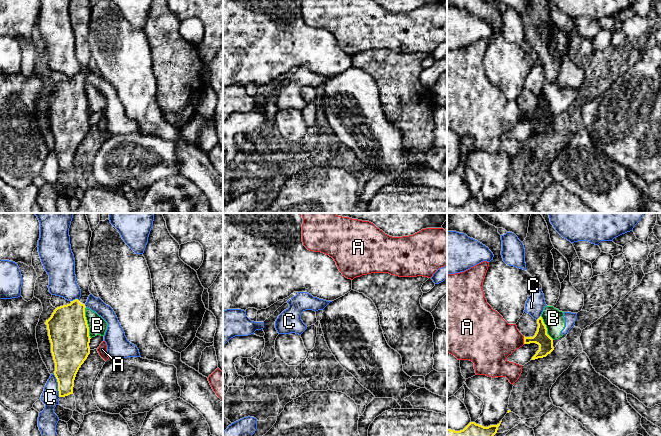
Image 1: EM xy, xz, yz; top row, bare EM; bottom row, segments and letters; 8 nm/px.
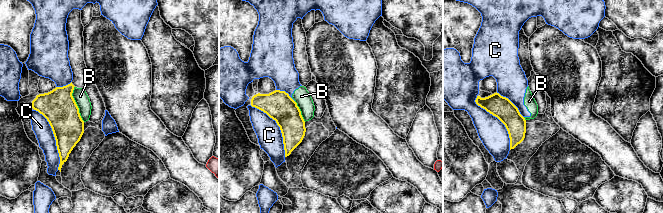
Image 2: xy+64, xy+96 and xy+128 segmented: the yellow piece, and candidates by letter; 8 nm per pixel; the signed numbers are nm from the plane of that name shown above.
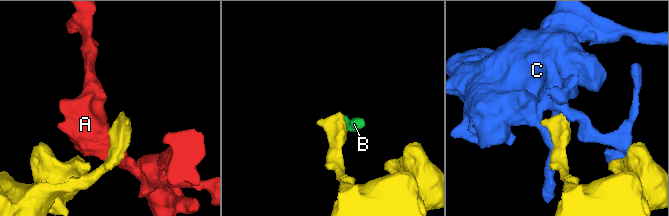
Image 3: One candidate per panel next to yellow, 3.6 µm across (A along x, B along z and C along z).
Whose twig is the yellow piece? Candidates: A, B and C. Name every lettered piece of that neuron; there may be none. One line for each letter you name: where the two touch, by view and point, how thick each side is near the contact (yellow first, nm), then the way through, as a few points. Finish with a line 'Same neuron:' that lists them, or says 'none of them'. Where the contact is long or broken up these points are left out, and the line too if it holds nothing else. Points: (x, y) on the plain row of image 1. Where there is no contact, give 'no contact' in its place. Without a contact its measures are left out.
Same neuron: none of them

